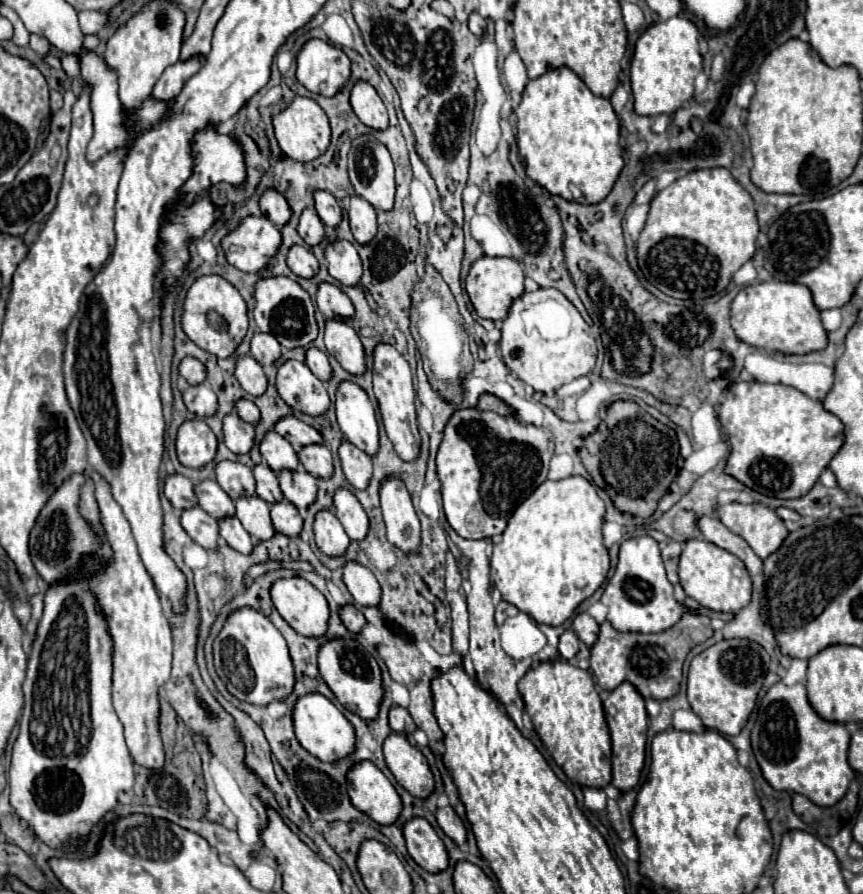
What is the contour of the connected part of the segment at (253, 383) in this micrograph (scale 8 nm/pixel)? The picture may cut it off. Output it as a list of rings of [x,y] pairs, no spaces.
[[[244,355],[236,361],[236,371],[234,371],[236,379],[240,381],[242,389],[250,395],[262,395],[266,391],[266,375],[264,375],[264,369],[262,365],[250,357],[250,355]]]

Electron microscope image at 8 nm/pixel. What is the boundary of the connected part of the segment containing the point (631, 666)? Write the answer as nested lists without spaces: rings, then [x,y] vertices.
[[[686,613],[674,627],[660,633],[648,633],[648,635],[620,633],[608,621],[604,621],[600,625],[598,641],[590,649],[590,669],[596,677],[596,683],[606,691],[612,691],[620,683],[628,681],[638,689],[638,693],[644,699],[652,697],[656,701],[664,701],[678,693],[682,681],[682,663],[688,651],[710,637],[712,637],[712,625],[708,615]]]

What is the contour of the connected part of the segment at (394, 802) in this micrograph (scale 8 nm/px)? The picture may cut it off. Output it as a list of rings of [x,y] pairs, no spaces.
[[[370,761],[354,765],[348,775],[348,795],[352,805],[372,817],[380,825],[390,825],[398,819],[402,801],[386,775]]]

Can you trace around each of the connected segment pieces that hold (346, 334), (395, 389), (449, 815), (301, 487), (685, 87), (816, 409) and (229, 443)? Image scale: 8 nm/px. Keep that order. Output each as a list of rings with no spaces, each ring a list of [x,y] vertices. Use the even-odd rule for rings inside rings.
[[[326,319],[324,345],[330,355],[352,375],[364,373],[364,349],[348,321]]]
[[[378,343],[374,347],[372,381],[374,381],[374,395],[376,395],[378,405],[380,405],[380,413],[382,413],[382,423],[384,423],[386,435],[394,443],[396,453],[404,461],[412,461],[418,455],[418,449],[420,449],[420,433],[418,433],[418,427],[416,427],[416,411],[414,411],[416,391],[412,387],[412,371],[410,371],[410,365],[396,351],[394,345]]]
[[[450,805],[436,811],[436,821],[438,821],[440,829],[452,841],[456,841],[456,845],[464,845],[466,843],[466,827],[464,827],[464,823],[460,821],[460,817],[454,813],[454,809]]]
[[[302,465],[294,471],[282,469],[276,475],[284,497],[296,507],[308,507],[316,499],[316,479]]]
[[[672,17],[650,25],[636,41],[630,63],[630,83],[634,93],[634,111],[638,115],[674,113],[686,99],[692,99],[694,77],[702,71],[702,55],[698,51],[698,29],[684,17]]]
[[[758,381],[732,383],[726,391],[724,403],[720,403],[718,417],[730,441],[730,457],[726,461],[724,473],[732,475],[746,487],[766,497],[796,499],[806,495],[844,443],[842,421],[836,415],[828,413],[818,399],[810,399],[794,387],[768,385]]]
[[[234,411],[222,419],[222,431],[224,431],[224,443],[232,453],[242,455],[250,451],[254,441],[254,427],[242,421]]]

